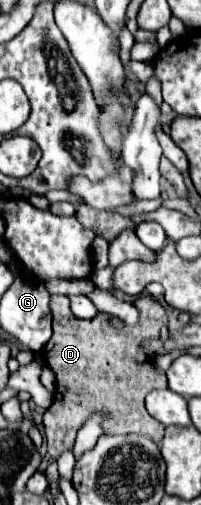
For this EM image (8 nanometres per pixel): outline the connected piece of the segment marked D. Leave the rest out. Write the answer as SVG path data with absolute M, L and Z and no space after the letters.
M56 295L50 299L54 333L42 355L56 375L54 403L44 413L44 431L52 459L58 459L62 451L70 449L74 445L76 431L82 427L86 417L92 411L102 409L112 413L104 433L144 433L156 443L162 441L164 425L148 415L144 397L152 389L166 389L166 375L148 361L148 357L140 351L140 343L144 339L160 337L160 329L166 325L166 311L152 297L140 297L134 305L140 311L138 327L124 325L116 329L110 325L110 315L100 313L94 319L78 319L70 309L68 297Z

